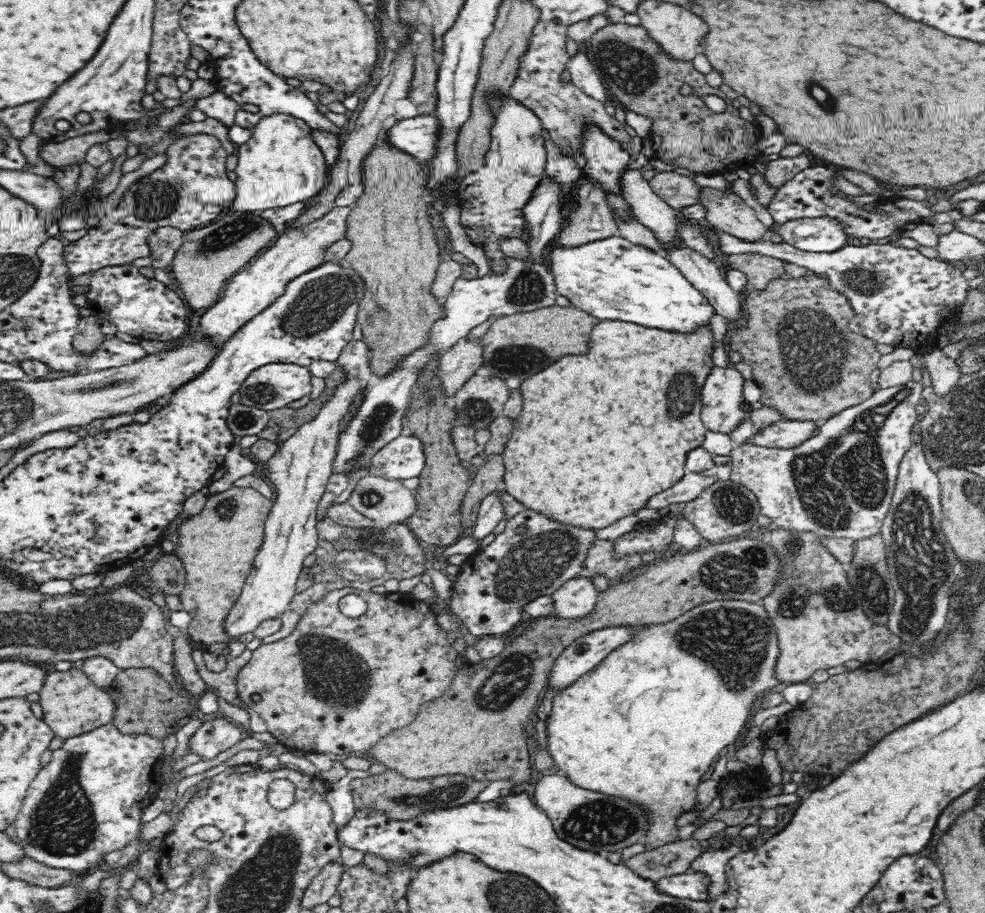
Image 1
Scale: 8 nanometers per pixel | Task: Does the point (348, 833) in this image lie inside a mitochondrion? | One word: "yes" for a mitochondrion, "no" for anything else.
no

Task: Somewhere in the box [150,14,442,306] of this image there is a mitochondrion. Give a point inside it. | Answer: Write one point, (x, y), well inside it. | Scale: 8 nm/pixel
(225, 237)

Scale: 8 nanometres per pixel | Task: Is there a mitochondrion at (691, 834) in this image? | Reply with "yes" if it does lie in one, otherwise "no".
no

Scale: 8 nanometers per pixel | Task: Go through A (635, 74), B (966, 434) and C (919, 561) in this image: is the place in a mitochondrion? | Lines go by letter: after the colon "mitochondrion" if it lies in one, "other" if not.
A: mitochondrion
B: mitochondrion
C: mitochondrion

